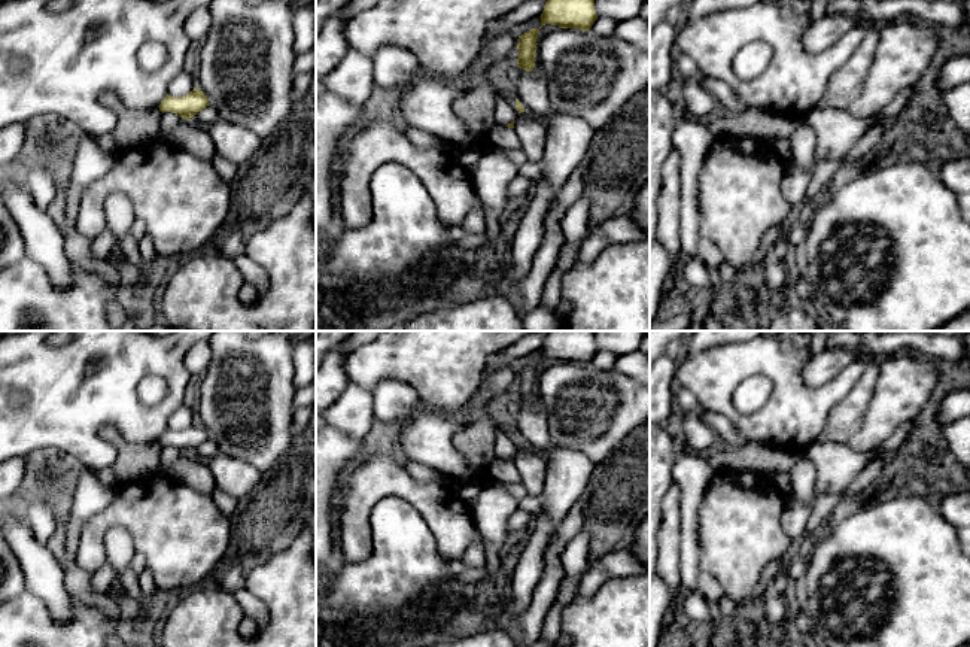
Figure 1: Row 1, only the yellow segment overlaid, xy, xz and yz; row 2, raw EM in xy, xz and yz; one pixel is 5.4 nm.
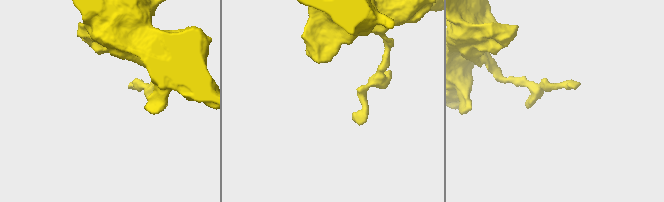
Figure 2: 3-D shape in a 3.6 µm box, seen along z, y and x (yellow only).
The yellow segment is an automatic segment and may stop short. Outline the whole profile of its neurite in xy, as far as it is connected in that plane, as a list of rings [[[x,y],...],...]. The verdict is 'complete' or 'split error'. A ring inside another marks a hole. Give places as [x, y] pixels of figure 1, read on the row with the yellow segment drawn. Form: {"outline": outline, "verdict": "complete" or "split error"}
{"outline": [[[195,88],[183,97],[171,97],[167,94],[158,107],[162,113],[171,112],[183,119],[191,119],[209,104],[207,95],[200,88]]], "verdict": "complete"}

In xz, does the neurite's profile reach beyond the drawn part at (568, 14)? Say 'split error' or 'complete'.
complete

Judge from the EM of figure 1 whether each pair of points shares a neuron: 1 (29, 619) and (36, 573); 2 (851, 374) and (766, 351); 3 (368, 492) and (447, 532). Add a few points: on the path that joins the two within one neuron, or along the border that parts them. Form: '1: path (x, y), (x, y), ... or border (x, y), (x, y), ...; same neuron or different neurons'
1: border (27, 589), (45, 604), (48, 613), (55, 620); different neurons
2: path (829, 394), (806, 394), (785, 373); same neuron
3: path (389, 488), (407, 488), (432, 512); same neuron

